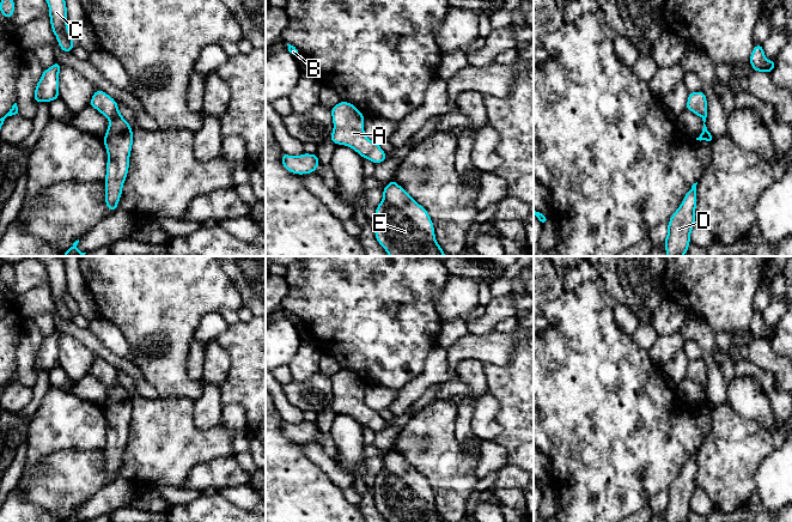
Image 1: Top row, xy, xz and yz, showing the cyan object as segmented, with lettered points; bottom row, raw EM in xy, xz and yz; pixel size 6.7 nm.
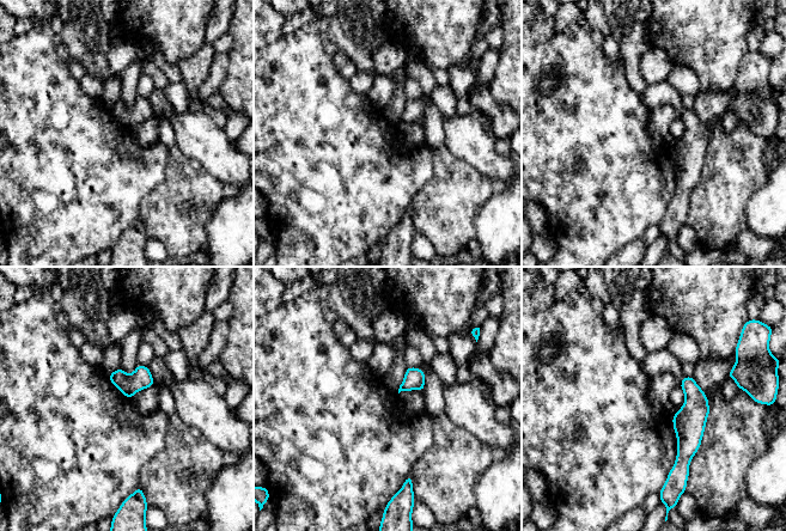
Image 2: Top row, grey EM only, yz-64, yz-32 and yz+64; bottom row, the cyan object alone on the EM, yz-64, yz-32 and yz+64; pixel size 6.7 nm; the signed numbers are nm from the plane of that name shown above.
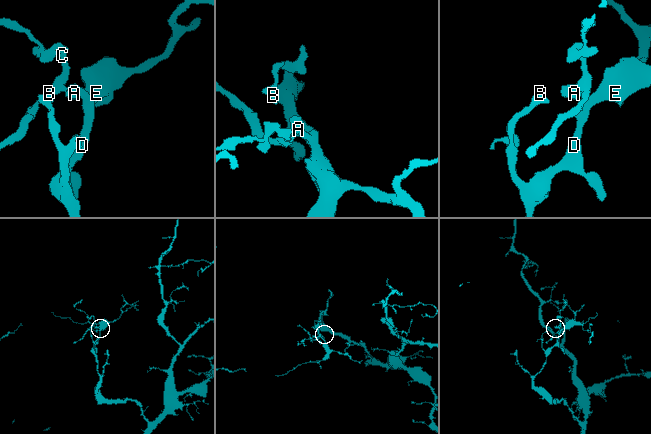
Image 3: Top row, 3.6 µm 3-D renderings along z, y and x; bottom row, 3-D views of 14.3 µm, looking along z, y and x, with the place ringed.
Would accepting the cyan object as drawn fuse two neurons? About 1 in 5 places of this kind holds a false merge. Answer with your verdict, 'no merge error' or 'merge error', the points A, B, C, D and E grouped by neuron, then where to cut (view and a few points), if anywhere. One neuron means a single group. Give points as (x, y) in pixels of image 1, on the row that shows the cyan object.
no merge error | A B C D E | no cut

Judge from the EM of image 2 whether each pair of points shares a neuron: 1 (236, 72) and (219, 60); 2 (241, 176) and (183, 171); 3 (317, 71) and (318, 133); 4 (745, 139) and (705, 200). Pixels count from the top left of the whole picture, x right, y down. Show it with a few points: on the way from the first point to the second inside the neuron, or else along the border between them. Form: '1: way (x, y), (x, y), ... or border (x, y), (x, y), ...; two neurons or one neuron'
1: border (227, 53), (226, 74), (217, 89); two neurons
2: border (188, 157), (197, 159), (224, 183); two neurons
3: way (317, 86), (317, 117); one neuron
4: way (744, 154), (735, 170), (720, 184); one neuron

